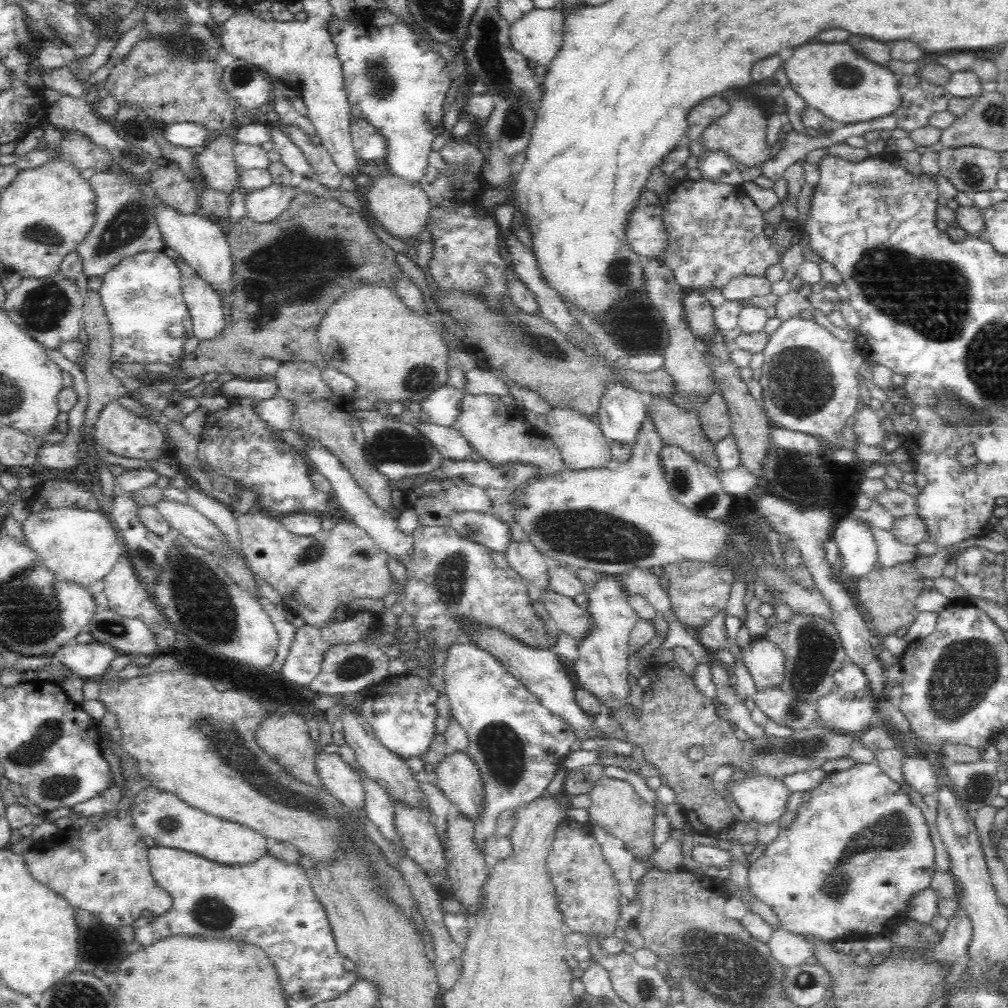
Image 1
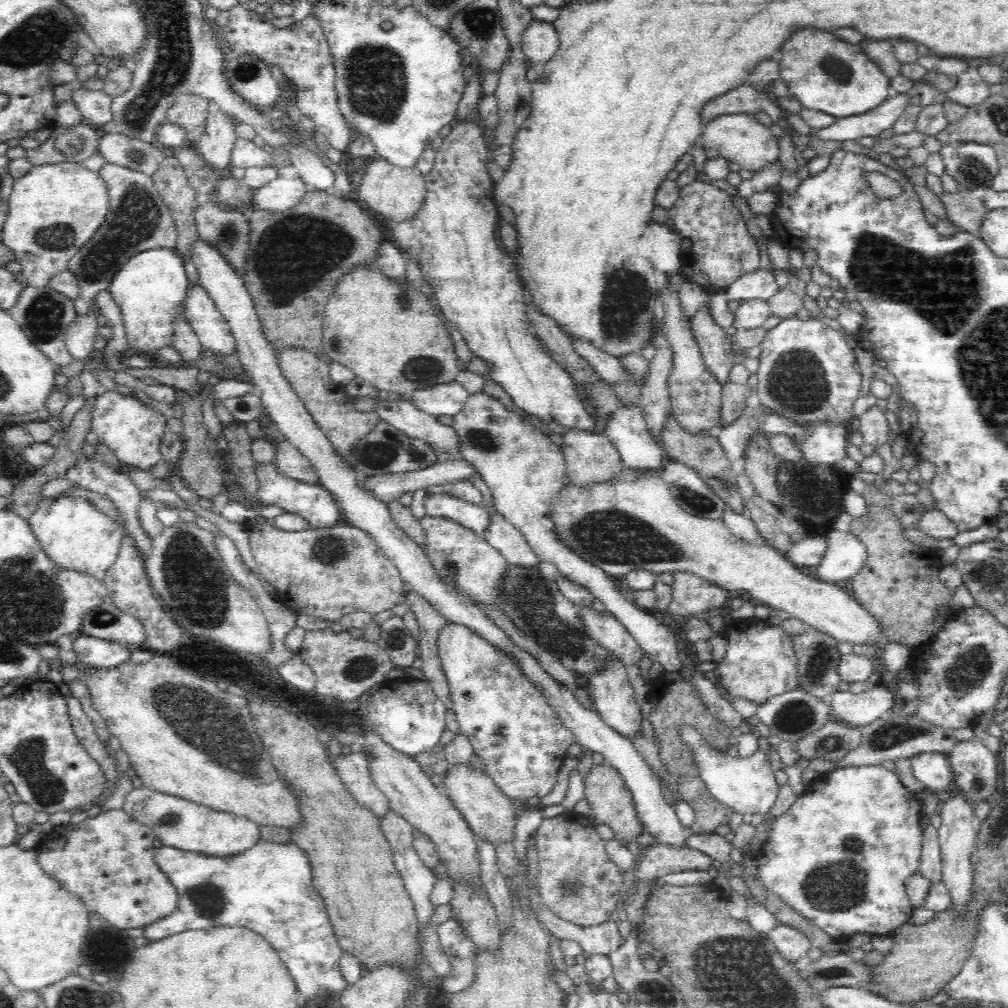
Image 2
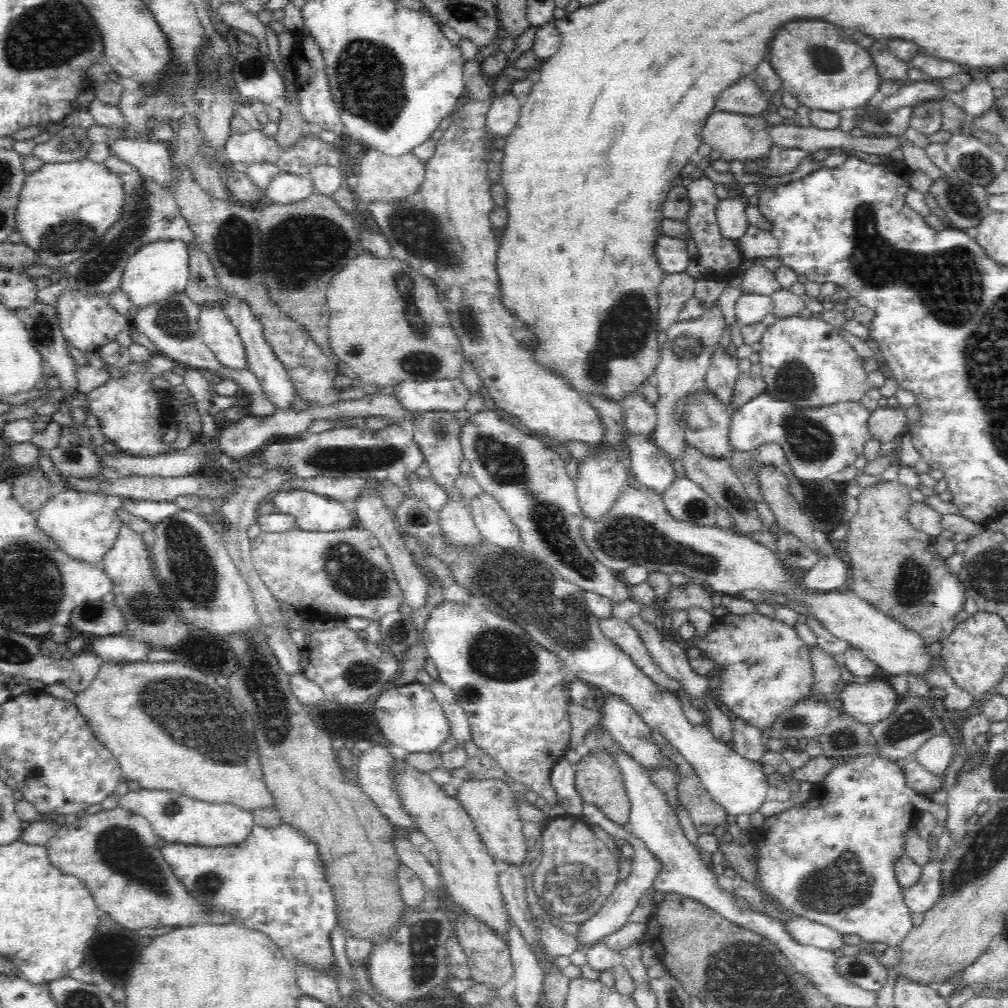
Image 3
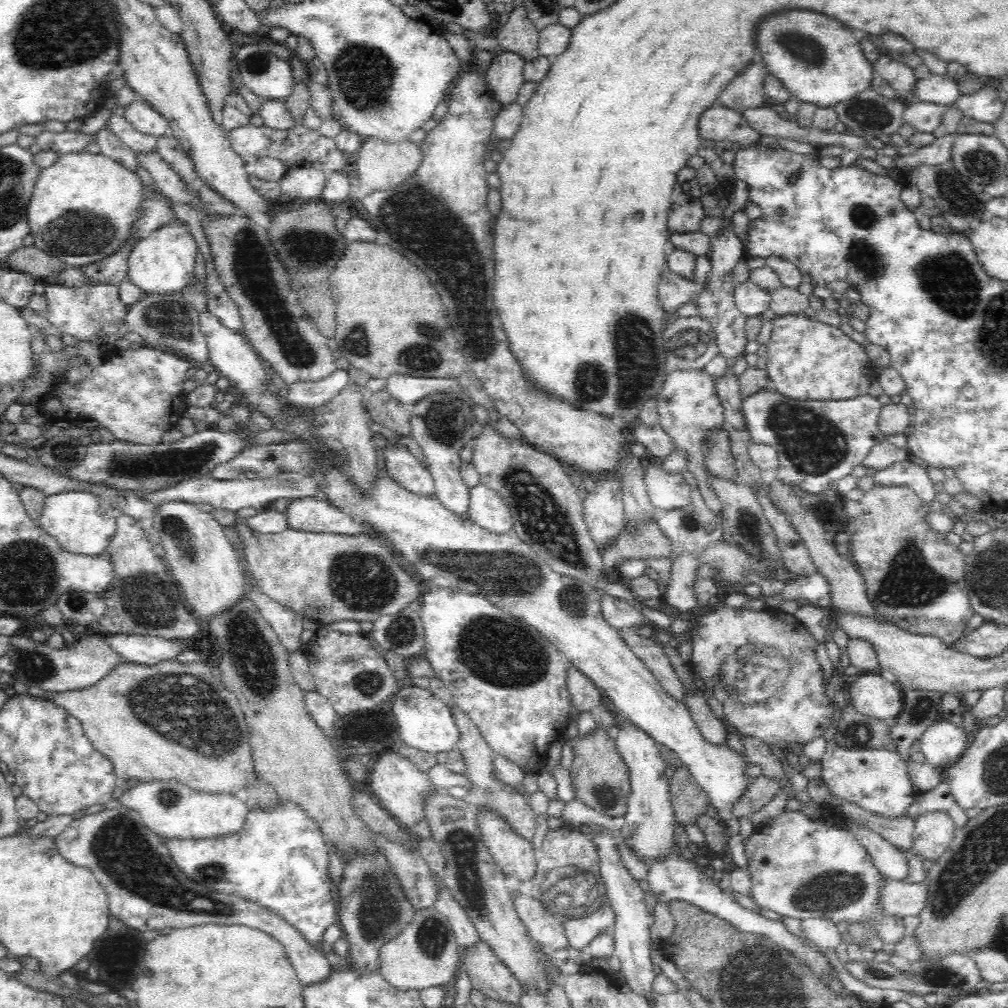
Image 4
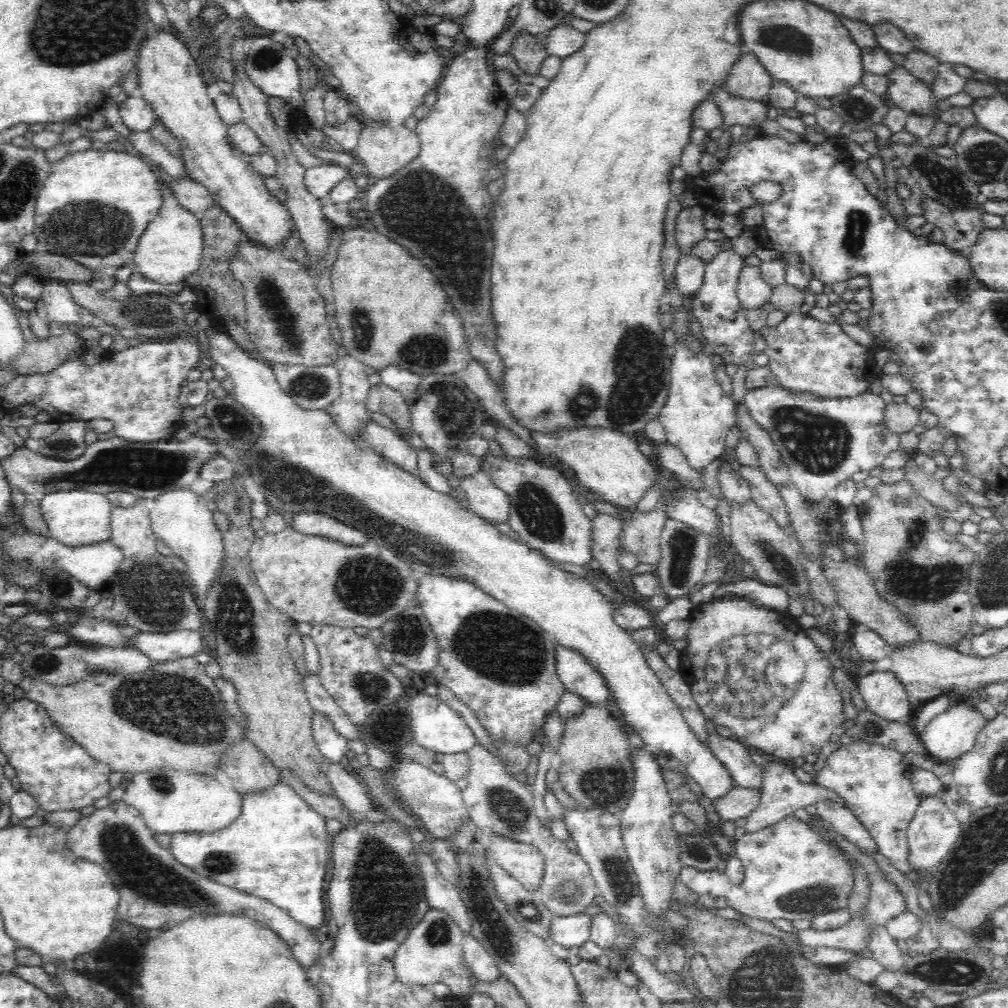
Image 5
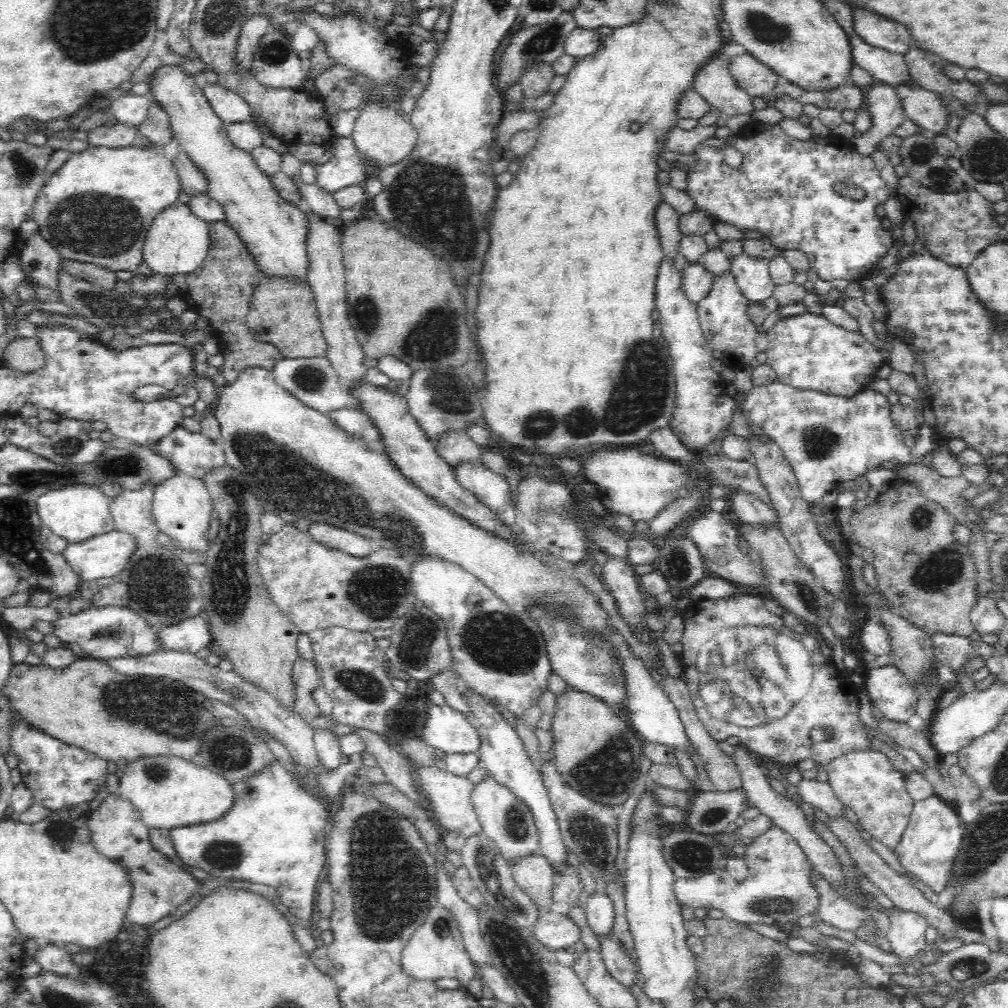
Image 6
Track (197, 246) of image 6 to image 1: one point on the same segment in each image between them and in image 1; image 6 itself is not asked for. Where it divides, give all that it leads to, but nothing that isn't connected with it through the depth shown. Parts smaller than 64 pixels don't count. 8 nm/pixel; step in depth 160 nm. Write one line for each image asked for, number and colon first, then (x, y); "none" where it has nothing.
1: (149, 319)
2: (149, 289)
3: (159, 270)
4: (163, 263)
5: (170, 249)

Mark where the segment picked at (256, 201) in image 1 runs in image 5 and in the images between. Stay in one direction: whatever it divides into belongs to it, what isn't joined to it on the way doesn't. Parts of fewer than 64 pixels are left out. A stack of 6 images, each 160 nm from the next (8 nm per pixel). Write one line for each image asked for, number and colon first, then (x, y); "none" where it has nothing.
2: (281, 194)
3: (284, 189)
4: (307, 184)
5: (320, 180)

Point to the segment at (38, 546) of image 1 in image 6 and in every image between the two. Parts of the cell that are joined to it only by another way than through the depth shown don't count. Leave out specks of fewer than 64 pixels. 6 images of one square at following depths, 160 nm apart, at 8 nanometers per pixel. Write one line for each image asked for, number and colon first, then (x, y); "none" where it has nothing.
2: (75, 536)
3: (83, 525)
4: (82, 523)
5: (75, 518)
6: (77, 513)

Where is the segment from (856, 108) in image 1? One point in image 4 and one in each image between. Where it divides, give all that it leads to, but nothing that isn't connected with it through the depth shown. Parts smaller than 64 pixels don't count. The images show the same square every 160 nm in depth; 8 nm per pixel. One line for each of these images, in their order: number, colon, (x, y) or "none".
2: (824, 74)
3: (818, 64)
4: (818, 61)

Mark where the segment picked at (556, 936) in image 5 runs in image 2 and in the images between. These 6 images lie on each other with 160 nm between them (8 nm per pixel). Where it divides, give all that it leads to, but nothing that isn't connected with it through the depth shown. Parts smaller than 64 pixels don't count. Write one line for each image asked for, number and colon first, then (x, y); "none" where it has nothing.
2: (660, 859)
3: (646, 868)
4: (581, 931)

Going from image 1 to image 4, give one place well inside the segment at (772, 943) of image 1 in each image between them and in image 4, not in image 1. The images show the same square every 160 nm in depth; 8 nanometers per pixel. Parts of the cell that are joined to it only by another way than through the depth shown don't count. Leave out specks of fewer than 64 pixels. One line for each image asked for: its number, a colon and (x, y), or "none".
2: (792, 945)
3: (803, 931)
4: (822, 933)

